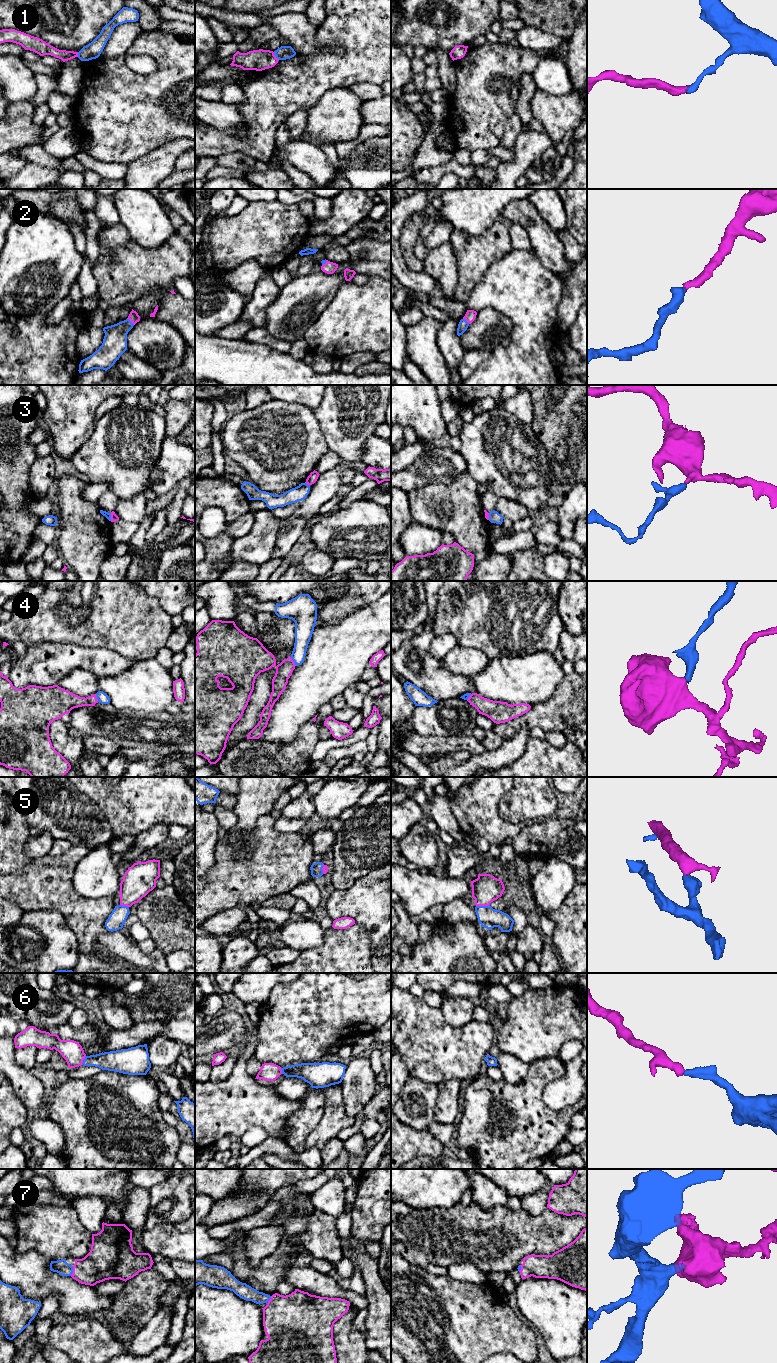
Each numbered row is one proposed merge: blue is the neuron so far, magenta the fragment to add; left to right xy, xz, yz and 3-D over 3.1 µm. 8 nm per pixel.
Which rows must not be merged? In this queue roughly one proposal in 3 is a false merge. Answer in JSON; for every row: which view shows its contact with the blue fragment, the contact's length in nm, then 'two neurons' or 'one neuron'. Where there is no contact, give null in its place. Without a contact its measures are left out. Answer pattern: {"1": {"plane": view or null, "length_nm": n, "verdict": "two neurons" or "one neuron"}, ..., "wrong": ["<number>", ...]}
{"1": {"plane": "xz", "length_nm": 80, "verdict": "two neurons"}, "2": {"plane": "xy", "length_nm": 80, "verdict": "one neuron"}, "3": {"plane": "xy", "length_nm": 60, "verdict": "two neurons"}, "4": {"plane": "xz", "length_nm": 90, "verdict": "two neurons"}, "5": {"plane": "yz", "length_nm": 110, "verdict": "one neuron"}, "6": {"plane": "xy", "length_nm": 80, "verdict": "one neuron"}, "7": {"plane": "xy", "length_nm": 80, "verdict": "one neuron"}, "wrong": ["1", "3", "4"]}

